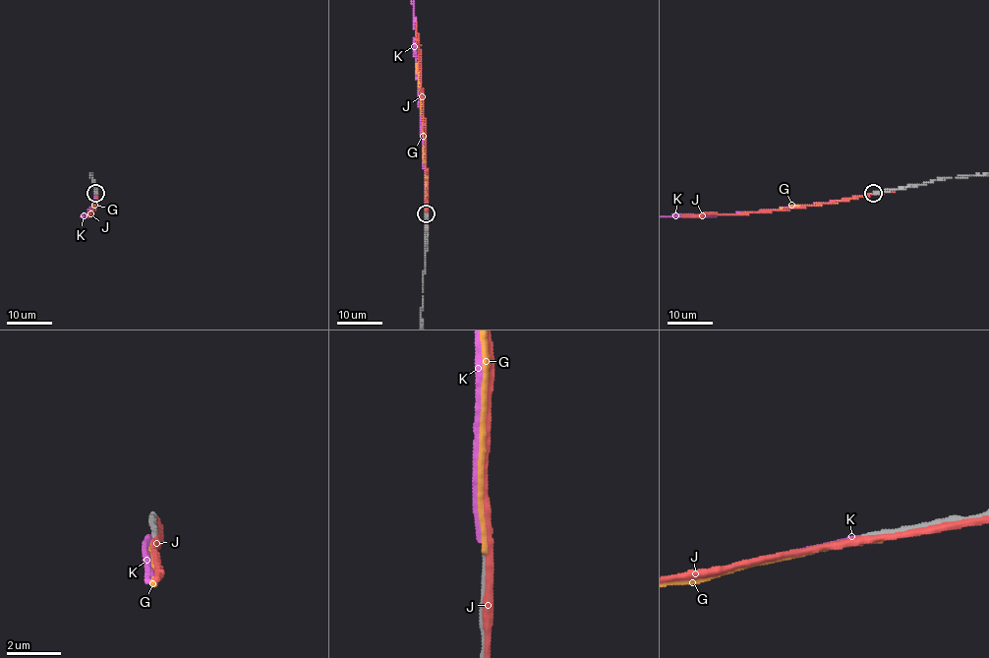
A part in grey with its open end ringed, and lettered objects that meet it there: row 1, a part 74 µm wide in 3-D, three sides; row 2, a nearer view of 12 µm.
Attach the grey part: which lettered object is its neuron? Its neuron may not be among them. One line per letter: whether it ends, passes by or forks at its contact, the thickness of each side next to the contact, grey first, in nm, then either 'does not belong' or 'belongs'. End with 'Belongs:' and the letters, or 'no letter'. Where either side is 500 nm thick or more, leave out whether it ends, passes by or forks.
G: it ends | 220/200 nm | does not belong
J: it passes by | 200/260 nm | does not belong
K: it ends | 200/240 nm | does not belong
Belongs: no letter

